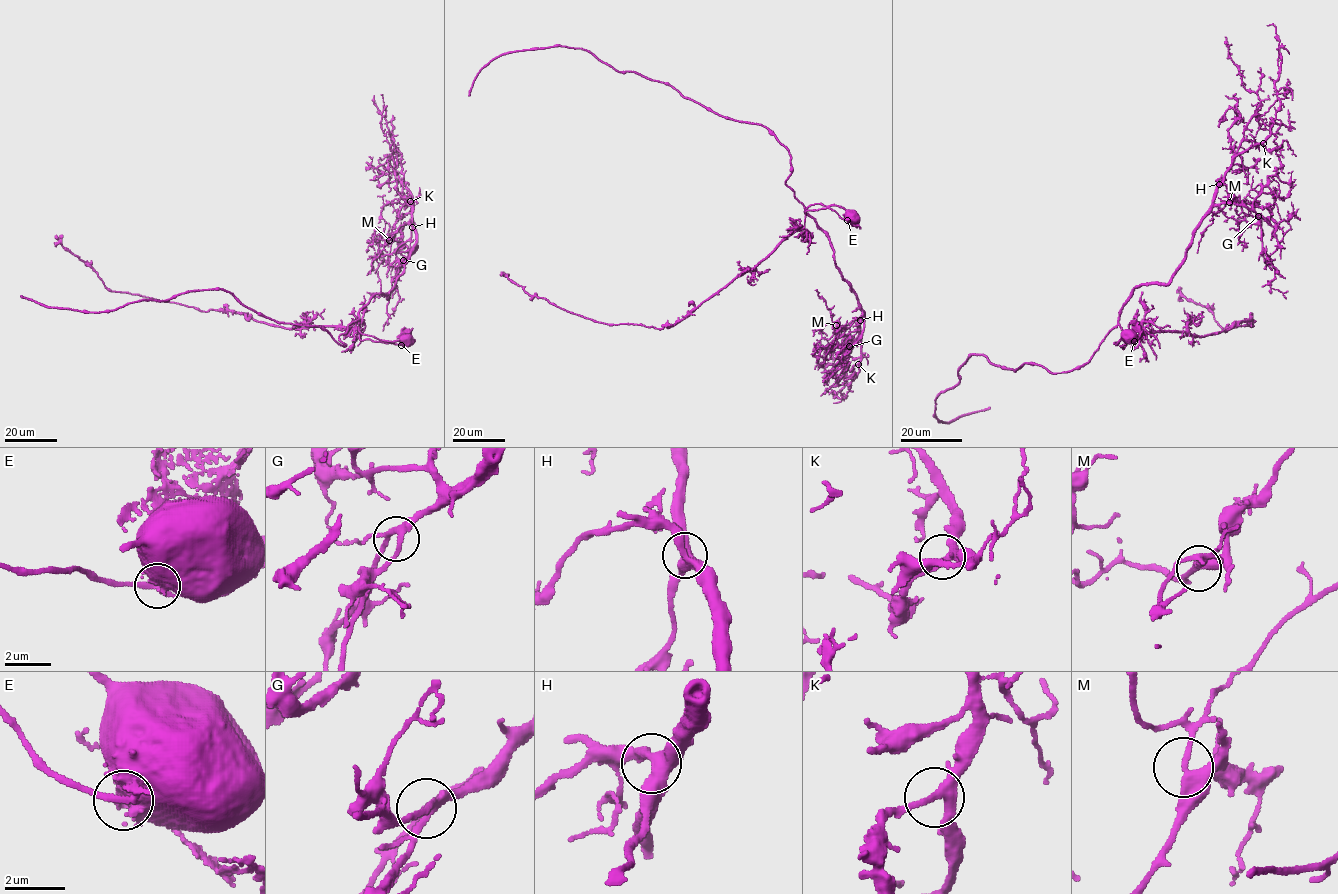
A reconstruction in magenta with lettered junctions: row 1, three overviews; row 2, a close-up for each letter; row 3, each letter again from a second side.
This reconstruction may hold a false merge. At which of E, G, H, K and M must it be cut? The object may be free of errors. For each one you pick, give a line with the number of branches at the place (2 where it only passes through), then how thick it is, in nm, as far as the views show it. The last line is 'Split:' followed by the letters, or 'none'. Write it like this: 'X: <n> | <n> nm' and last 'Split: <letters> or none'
E: 2 | 240 nm
Split: E

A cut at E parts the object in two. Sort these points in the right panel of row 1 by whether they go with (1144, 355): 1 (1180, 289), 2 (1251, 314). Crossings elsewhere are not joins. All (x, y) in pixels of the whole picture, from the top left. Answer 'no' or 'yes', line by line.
1: yes
2: yes

